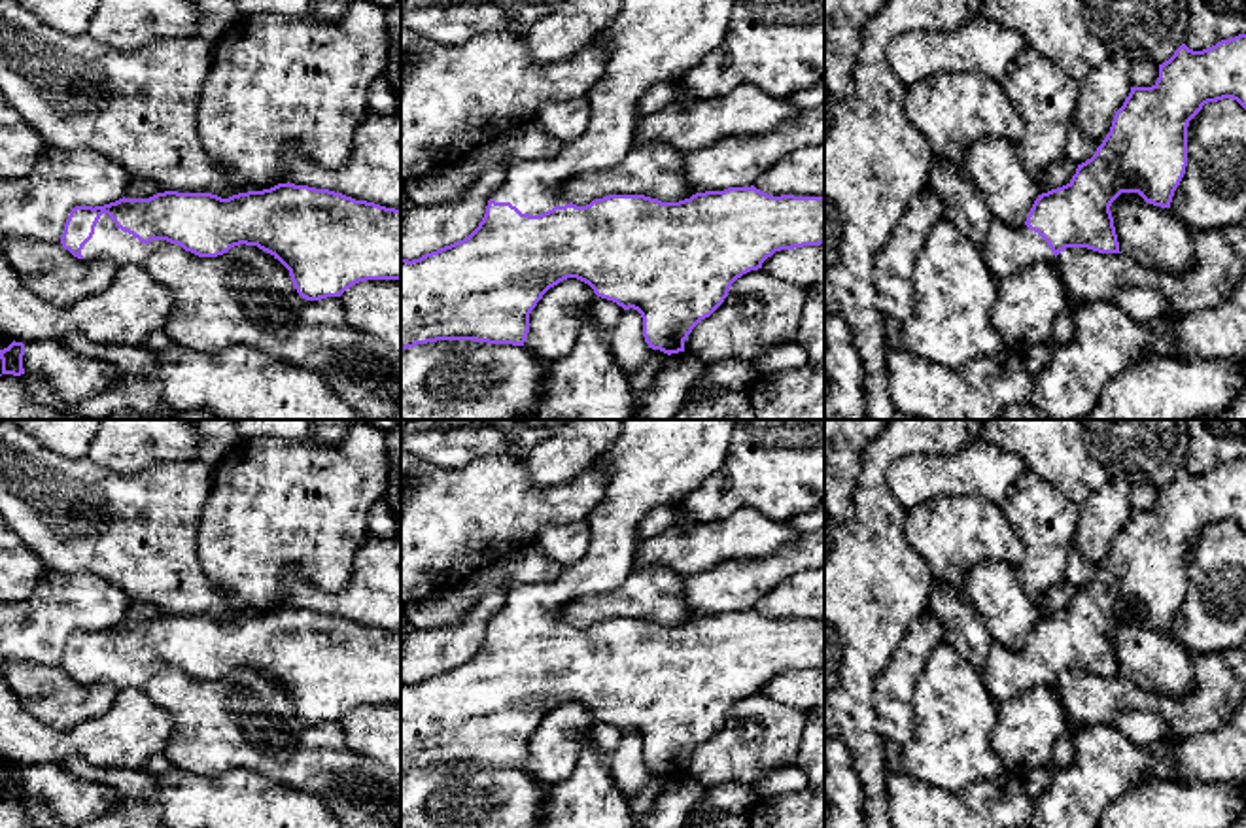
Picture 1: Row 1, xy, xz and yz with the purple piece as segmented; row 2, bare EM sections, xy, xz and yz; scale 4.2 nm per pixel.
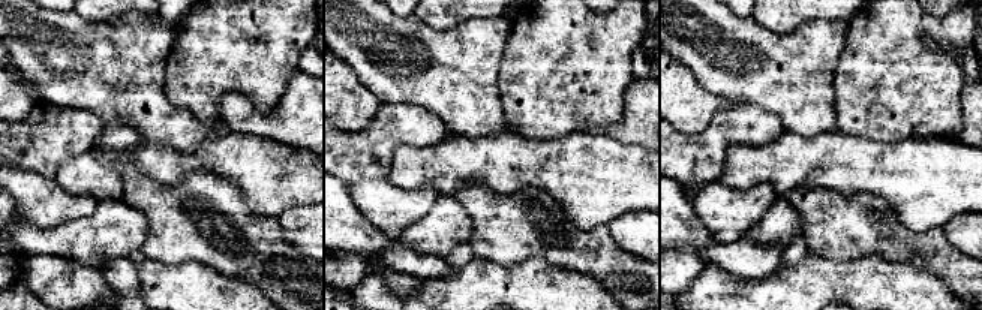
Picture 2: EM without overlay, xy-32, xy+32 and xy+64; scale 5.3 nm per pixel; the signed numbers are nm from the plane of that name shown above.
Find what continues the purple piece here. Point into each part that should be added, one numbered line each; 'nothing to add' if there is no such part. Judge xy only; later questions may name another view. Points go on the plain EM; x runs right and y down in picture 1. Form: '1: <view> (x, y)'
1: xy (108, 666)

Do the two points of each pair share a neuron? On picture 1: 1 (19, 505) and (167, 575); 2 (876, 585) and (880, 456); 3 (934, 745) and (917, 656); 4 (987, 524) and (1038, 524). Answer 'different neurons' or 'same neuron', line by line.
1: same neuron
2: same neuron
3: different neurons
4: different neurons

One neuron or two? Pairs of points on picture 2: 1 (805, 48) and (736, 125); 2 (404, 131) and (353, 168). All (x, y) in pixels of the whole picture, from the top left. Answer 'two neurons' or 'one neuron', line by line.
1: two neurons
2: one neuron

